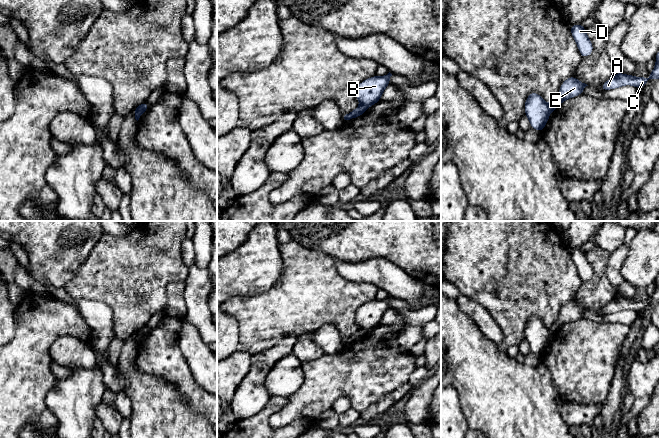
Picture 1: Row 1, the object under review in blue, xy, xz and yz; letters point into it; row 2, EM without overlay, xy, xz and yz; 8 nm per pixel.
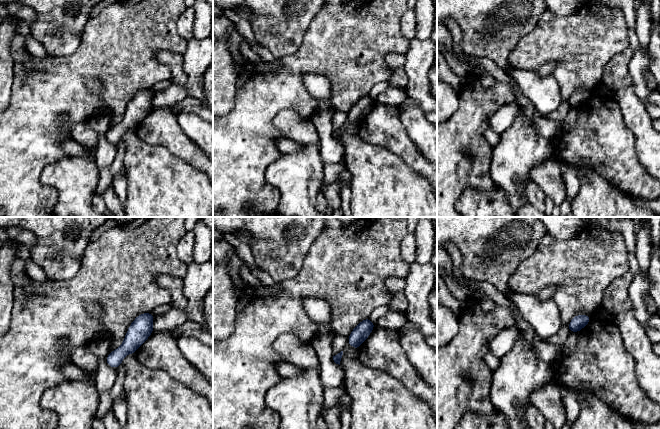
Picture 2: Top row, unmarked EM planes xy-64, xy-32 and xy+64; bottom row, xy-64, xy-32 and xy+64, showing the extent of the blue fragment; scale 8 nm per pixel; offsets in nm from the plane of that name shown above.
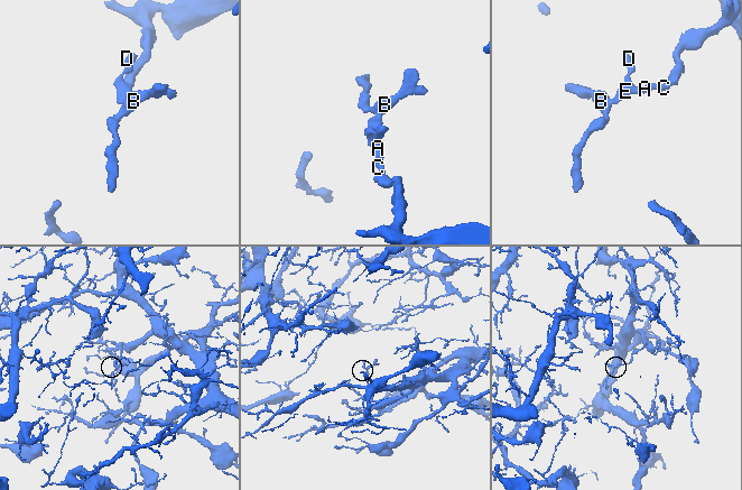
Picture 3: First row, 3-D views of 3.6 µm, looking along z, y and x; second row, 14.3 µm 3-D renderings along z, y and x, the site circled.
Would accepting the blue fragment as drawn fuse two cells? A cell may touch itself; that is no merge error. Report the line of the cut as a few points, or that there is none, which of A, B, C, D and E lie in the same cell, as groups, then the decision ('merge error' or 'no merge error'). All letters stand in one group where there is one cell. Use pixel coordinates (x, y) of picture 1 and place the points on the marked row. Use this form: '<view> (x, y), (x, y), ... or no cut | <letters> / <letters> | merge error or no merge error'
yz (548, 104), (550, 111) | A C D E / B | merge error

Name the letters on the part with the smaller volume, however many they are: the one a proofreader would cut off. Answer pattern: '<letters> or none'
B

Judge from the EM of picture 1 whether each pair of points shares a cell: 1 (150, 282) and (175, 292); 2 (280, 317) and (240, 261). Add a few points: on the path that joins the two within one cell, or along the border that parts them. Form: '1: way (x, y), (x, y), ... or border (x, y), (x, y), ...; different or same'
1: border (183, 280), (167, 285), (166, 306), (162, 310); different
2: border (280, 277), (264, 292), (250, 296), (239, 296); different

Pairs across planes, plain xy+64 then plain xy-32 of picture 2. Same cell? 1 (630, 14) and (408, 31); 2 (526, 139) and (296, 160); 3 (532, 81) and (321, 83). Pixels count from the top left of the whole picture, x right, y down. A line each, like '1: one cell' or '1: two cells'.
1: one cell
2: one cell
3: one cell

